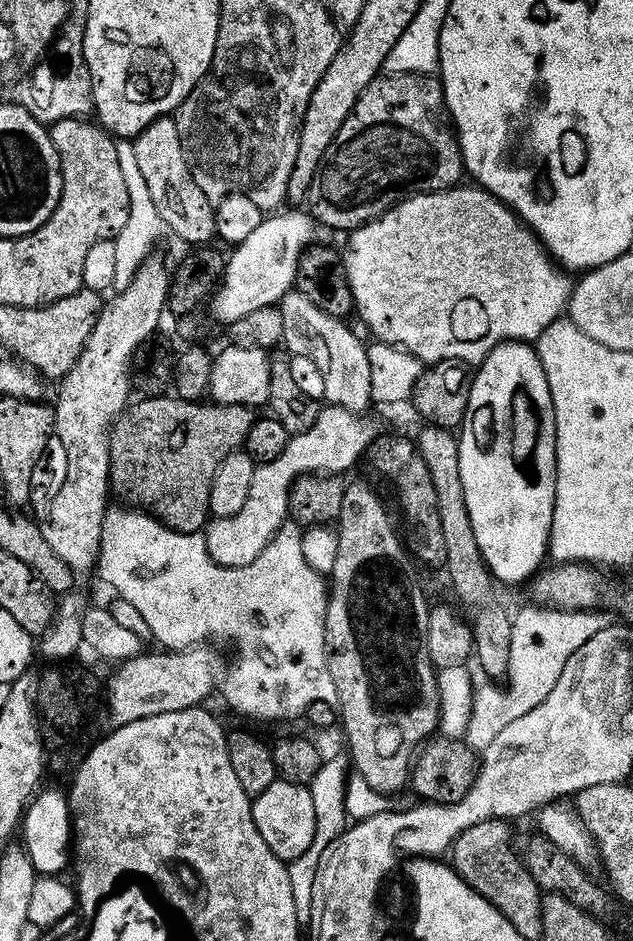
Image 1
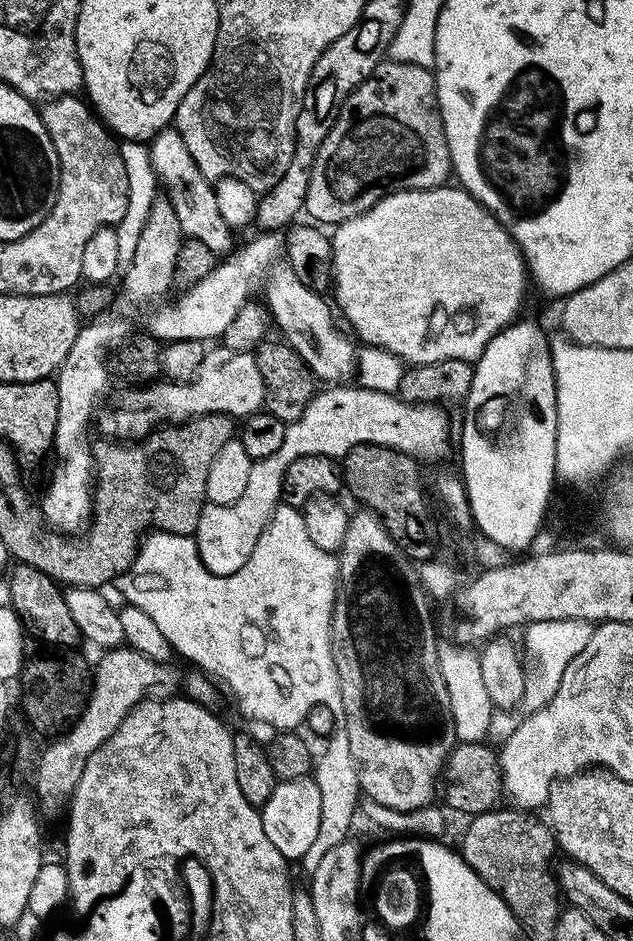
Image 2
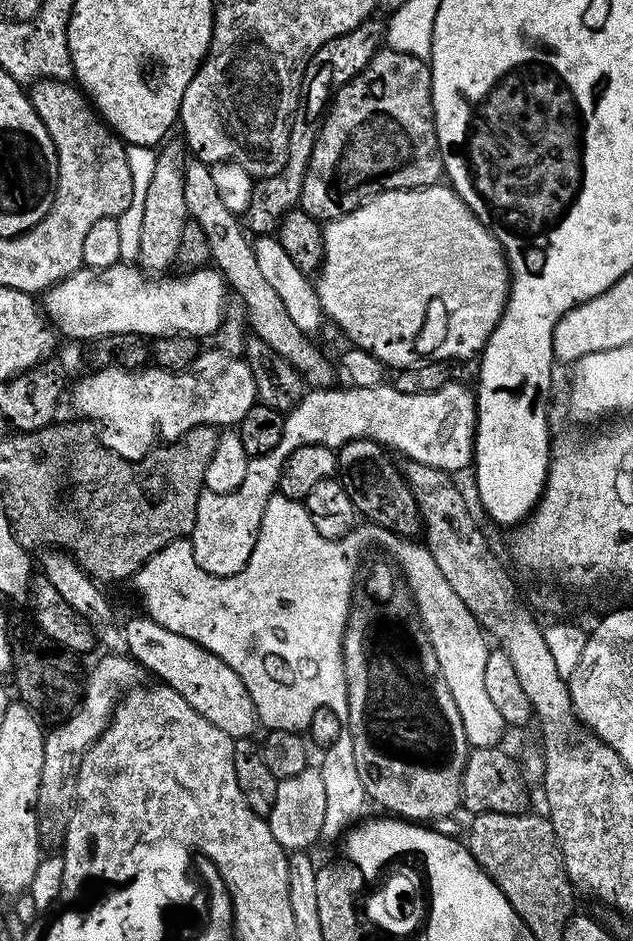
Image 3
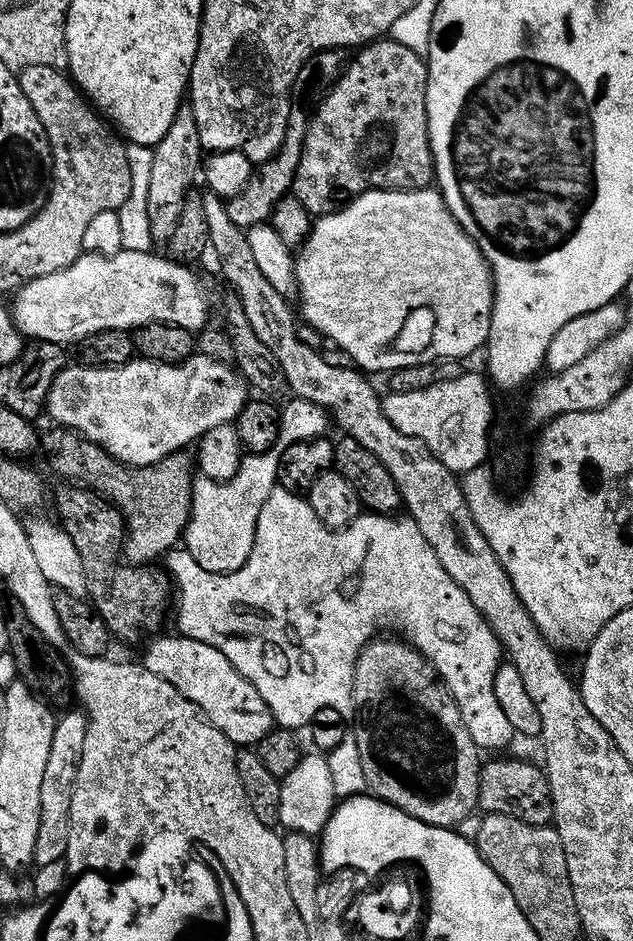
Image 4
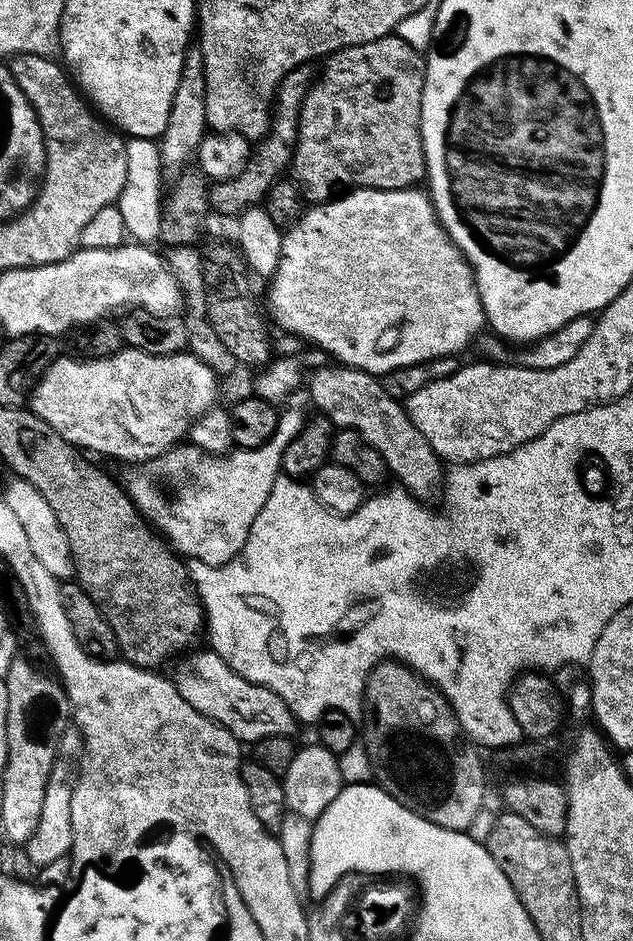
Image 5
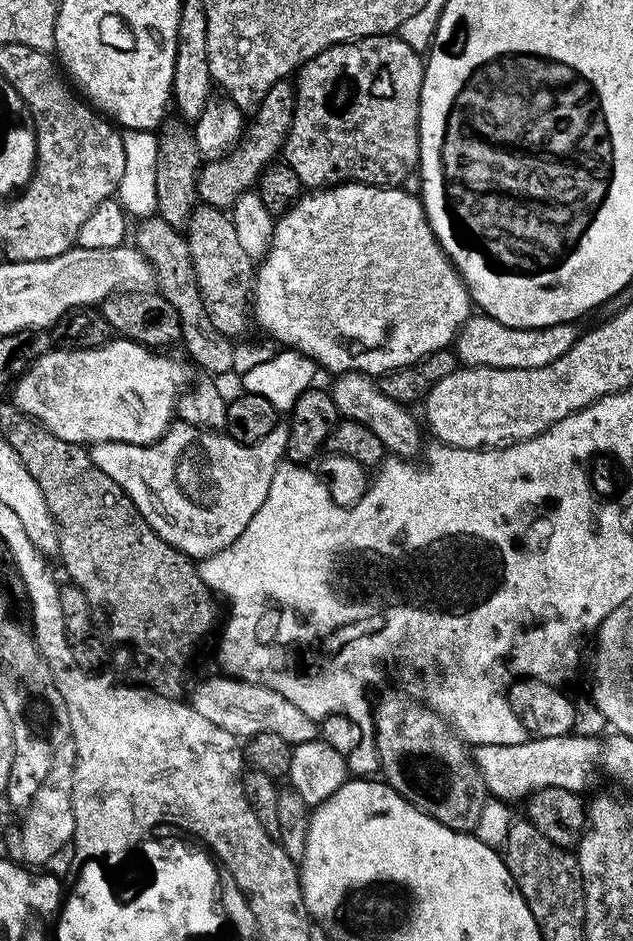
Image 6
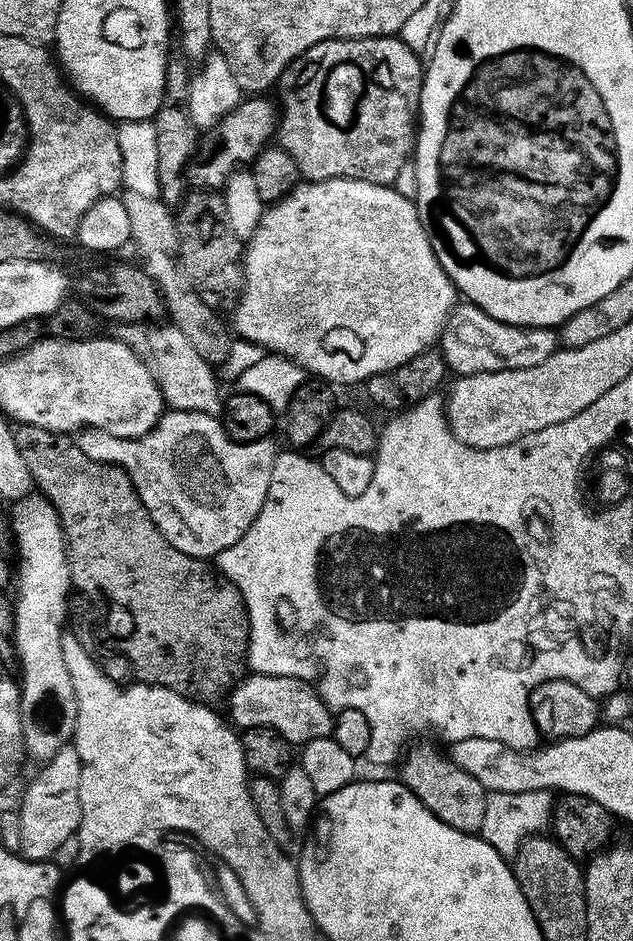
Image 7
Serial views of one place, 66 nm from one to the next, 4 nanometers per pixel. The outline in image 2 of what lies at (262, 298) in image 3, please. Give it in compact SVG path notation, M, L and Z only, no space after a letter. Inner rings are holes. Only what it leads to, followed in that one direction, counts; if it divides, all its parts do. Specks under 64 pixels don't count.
M172 126L163 128L158 135L152 137L148 144L148 153L152 169L156 171L156 179L162 185L163 191L164 188L168 191L165 192L166 198L174 206L174 214L178 214L178 226L183 230L185 237L210 246L210 250L214 250L217 254L231 253L234 248L232 245L234 230L223 221L222 214L218 210L218 198L213 181L207 180L202 174L202 170L198 170L194 158L190 158L190 150L186 150L186 142L182 142L182 134Z

